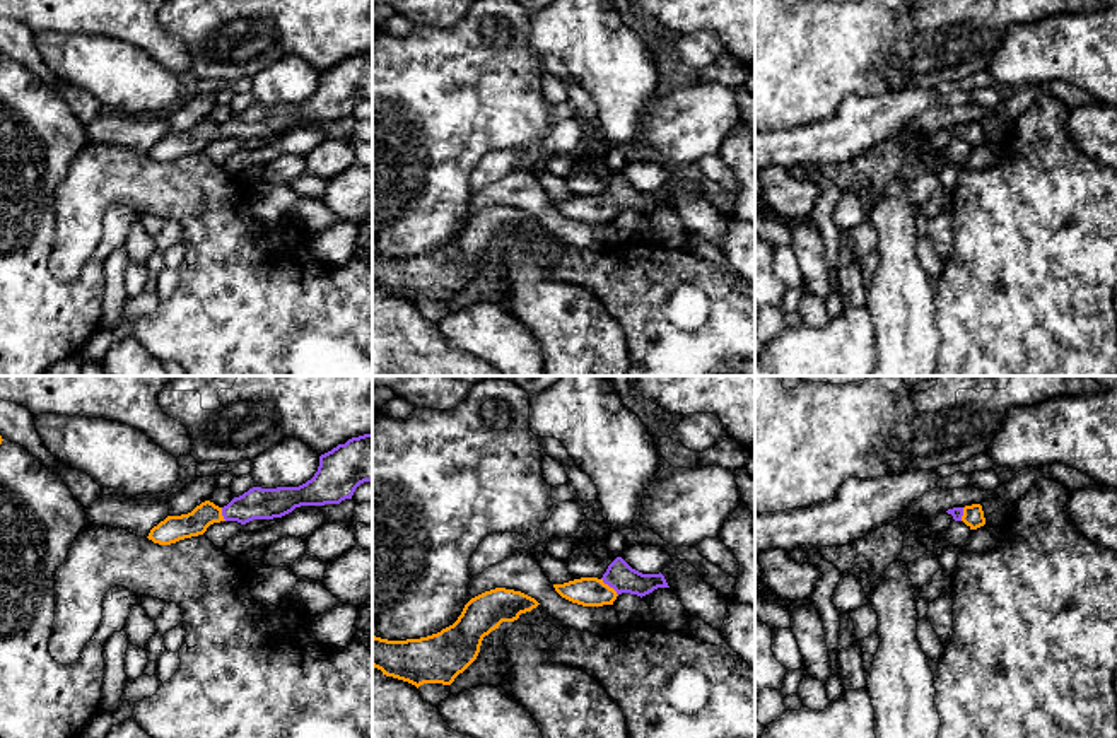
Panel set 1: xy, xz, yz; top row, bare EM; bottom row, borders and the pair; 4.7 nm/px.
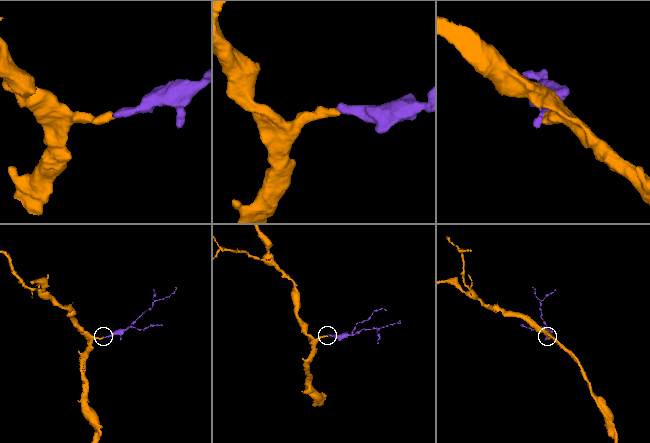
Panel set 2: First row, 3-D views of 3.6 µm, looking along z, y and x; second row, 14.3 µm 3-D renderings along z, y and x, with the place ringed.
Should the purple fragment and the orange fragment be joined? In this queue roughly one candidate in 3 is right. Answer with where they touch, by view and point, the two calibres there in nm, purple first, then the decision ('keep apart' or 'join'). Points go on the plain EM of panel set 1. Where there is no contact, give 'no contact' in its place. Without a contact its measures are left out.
xz (610, 204) | 140/140 nm | join

